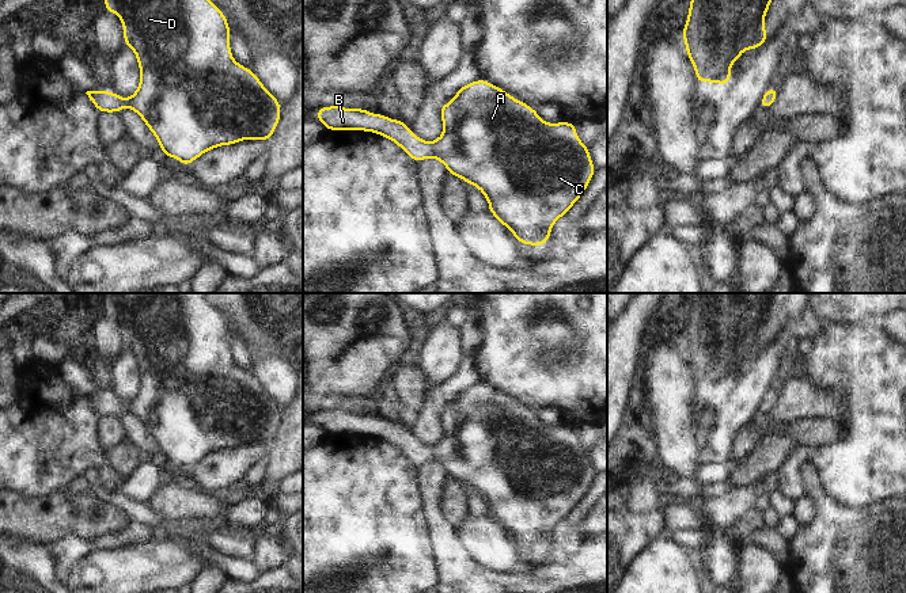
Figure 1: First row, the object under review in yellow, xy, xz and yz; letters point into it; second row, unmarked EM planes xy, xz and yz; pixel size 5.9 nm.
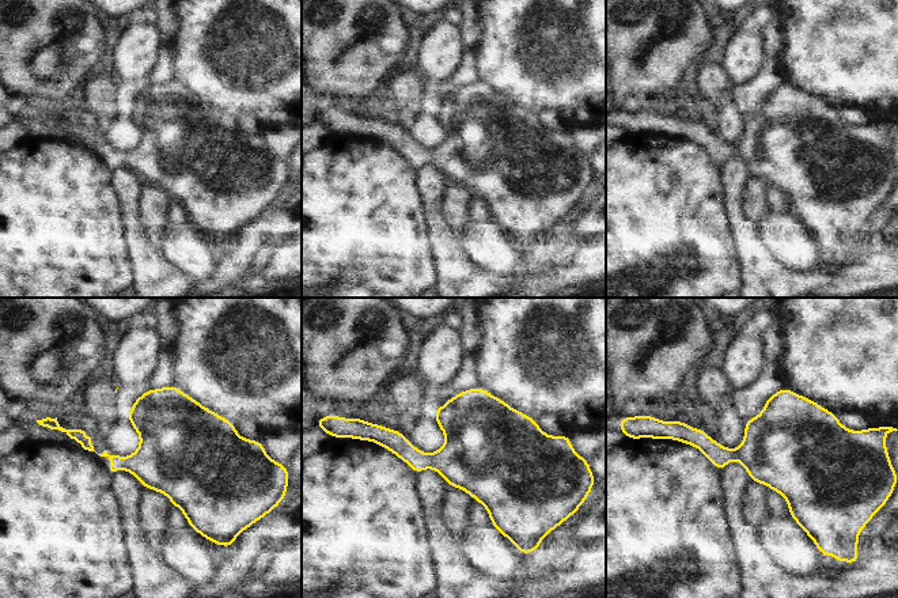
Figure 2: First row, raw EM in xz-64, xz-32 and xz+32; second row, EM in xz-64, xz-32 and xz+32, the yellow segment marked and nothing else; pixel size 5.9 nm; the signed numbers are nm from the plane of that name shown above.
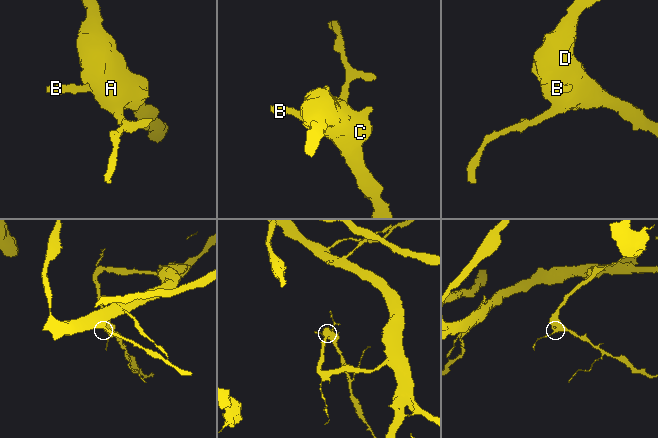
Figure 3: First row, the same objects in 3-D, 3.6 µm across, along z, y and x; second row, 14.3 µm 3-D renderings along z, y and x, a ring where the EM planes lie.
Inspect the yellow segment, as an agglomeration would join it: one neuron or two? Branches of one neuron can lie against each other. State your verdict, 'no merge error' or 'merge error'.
no merge error

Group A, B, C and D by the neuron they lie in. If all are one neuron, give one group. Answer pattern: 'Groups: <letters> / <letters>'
Groups: A B C D.

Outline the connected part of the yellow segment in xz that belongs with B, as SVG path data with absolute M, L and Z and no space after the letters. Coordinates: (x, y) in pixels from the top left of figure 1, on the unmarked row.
M484 383L456 394L455 400L437 414L443 438L429 446L417 441L402 423L374 418L364 411L318 410L316 425L329 436L378 437L395 446L417 468L427 461L439 464L450 479L482 495L489 517L513 537L519 548L545 550L554 527L577 506L596 476L588 451L576 440L577 427L565 423L545 426L531 410Z

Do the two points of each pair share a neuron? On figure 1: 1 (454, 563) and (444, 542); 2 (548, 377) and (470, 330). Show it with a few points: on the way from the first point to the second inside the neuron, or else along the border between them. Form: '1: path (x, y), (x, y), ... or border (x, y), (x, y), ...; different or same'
1: path (451, 558), (446, 547); same
2: border (480, 307), (481, 342), (473, 354); different

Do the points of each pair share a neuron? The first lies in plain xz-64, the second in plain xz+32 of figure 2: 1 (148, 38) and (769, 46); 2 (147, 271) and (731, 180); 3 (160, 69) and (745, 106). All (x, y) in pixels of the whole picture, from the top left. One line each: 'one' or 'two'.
1: two
2: one
3: one

